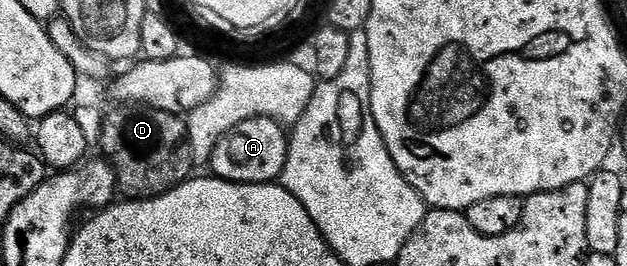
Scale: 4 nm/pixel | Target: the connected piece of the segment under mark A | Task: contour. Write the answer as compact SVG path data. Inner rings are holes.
M254 118L237 124L213 148L209 170L216 178L241 184L271 184L282 175L287 159L289 134L278 122L268 118Z

